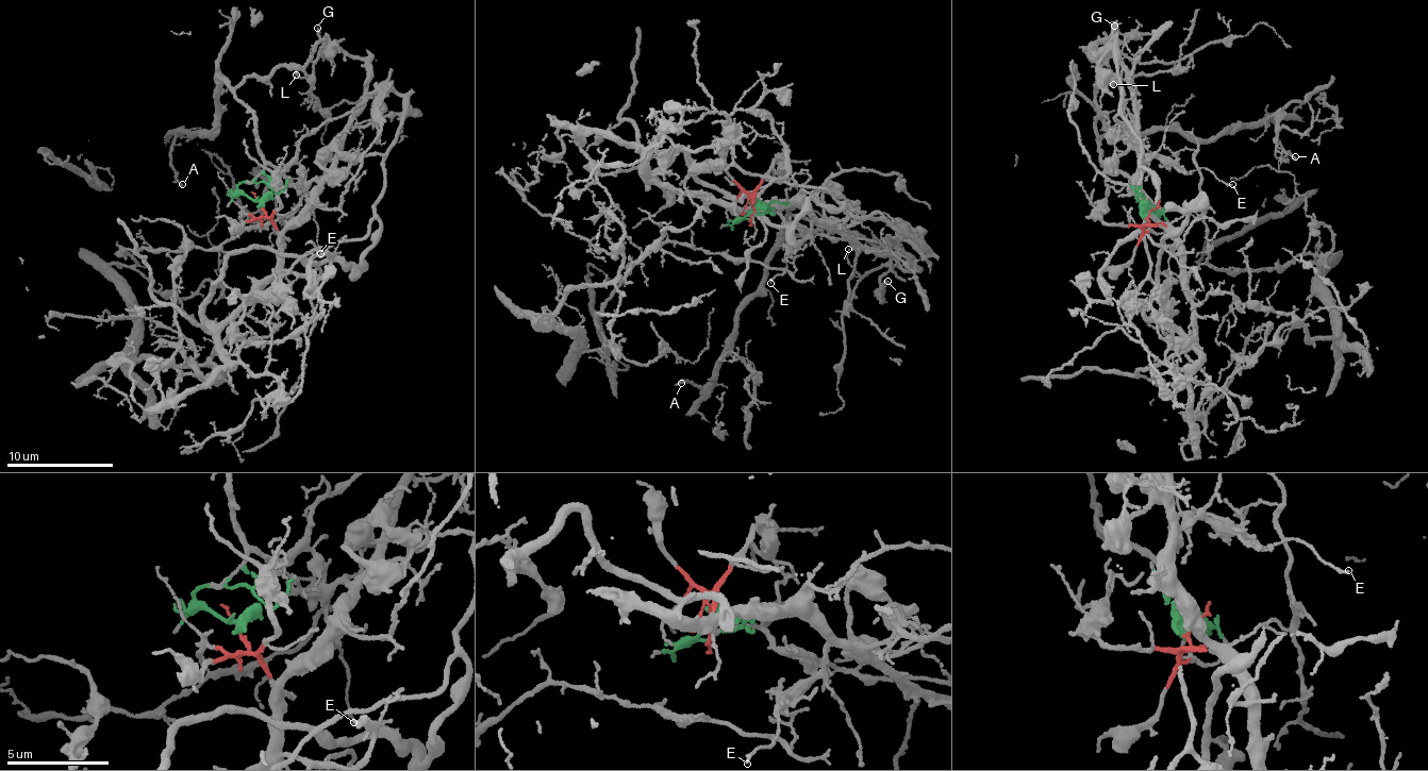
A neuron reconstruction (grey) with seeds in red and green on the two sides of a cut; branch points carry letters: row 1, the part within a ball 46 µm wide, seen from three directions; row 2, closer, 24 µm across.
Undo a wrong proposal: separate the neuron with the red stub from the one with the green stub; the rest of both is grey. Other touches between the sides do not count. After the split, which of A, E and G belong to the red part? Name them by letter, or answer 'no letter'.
no letter

